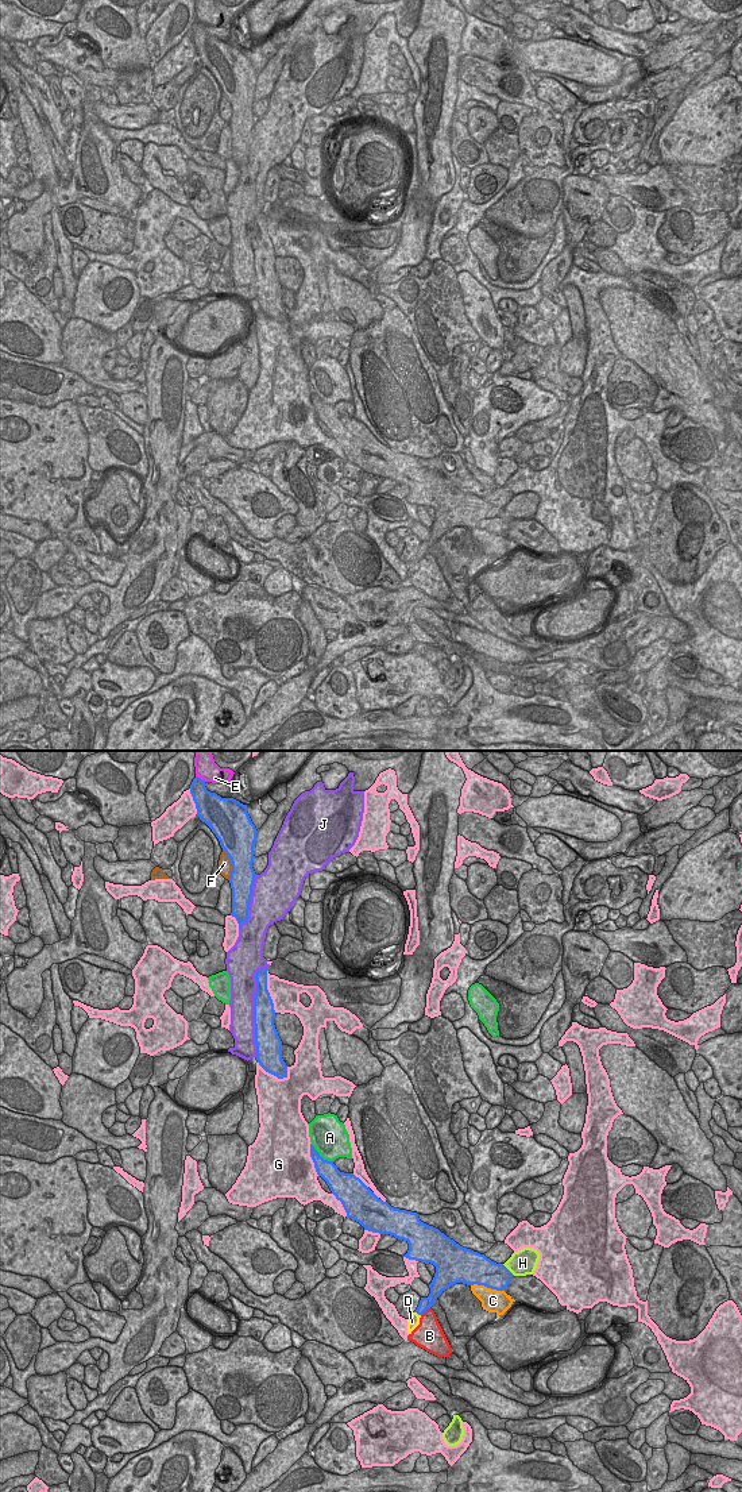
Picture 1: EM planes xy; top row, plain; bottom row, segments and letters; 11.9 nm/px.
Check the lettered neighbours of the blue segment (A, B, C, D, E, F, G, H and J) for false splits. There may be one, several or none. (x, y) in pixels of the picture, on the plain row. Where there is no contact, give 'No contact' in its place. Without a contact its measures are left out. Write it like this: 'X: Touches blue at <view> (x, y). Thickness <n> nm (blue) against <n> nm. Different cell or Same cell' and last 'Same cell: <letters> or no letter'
A: Touches blue at xy (320, 400). Thickness 220 nm (blue) against 440 nm. Different cell
B: Touches blue at xy (425, 554). Thickness 140 nm (blue) against 280 nm. Different cell
C: Touches blue at xy (489, 531). Thickness 360 nm (blue) against 280 nm. Different cell
D: Touches blue at xy (417, 556). Thickness 140 nm (blue) against 140 nm. Same cell
E: Touches blue at xy (200, 22). Thickness 240 nm (blue) against 260 nm. Different cell
F: Touches blue at xy (232, 108). Thickness 360 nm (blue) against 160 nm. Different cell
G: Touches blue at xy (267, 235). Thickness 260 nm (blue) against 340 nm. Different cell
H: Touches blue at xy (507, 513). Thickness 320 nm (blue) against 300 nm. Different cell
J: Touches blue at xy (254, 254). Thickness 260 nm (blue) against 300 nm. Different cell
Same cell: D.

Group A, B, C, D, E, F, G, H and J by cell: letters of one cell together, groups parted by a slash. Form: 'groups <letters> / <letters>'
groups A / B / C / D / E / F / G / H / J

